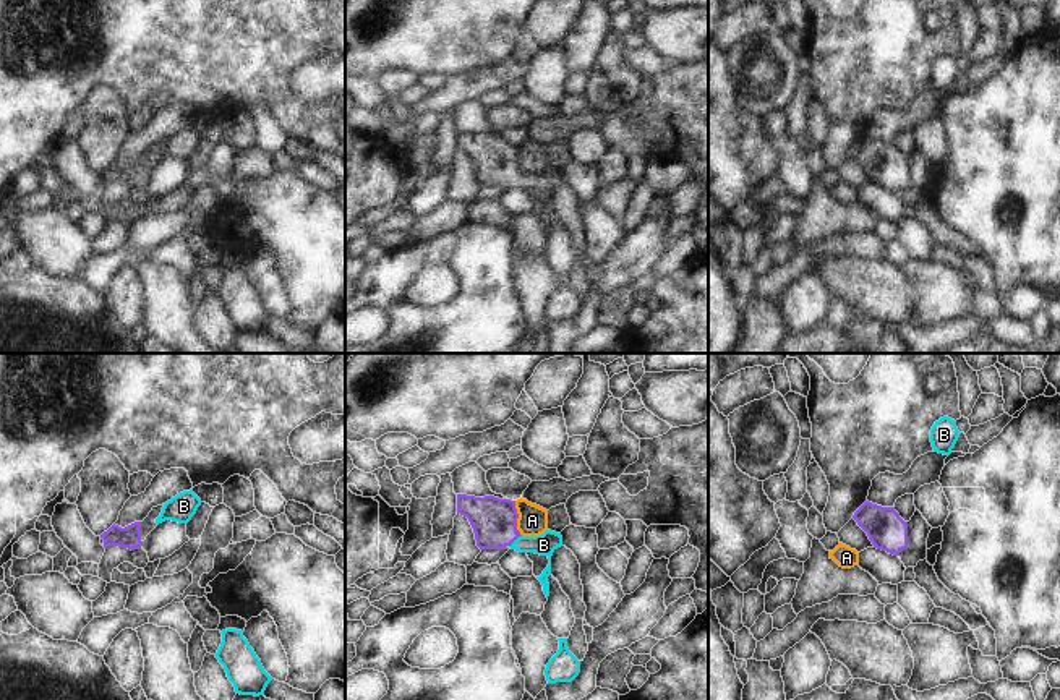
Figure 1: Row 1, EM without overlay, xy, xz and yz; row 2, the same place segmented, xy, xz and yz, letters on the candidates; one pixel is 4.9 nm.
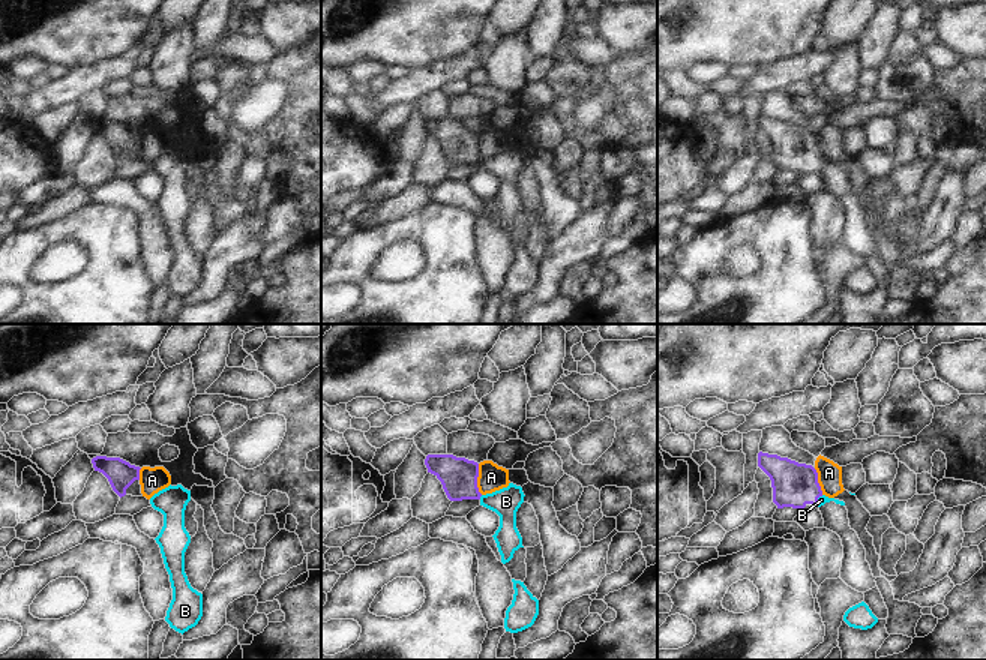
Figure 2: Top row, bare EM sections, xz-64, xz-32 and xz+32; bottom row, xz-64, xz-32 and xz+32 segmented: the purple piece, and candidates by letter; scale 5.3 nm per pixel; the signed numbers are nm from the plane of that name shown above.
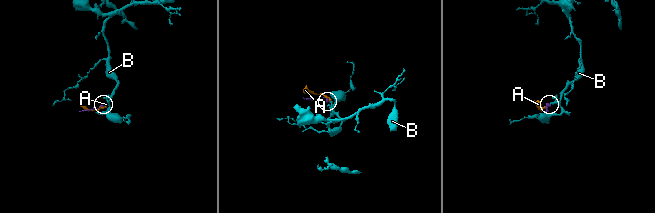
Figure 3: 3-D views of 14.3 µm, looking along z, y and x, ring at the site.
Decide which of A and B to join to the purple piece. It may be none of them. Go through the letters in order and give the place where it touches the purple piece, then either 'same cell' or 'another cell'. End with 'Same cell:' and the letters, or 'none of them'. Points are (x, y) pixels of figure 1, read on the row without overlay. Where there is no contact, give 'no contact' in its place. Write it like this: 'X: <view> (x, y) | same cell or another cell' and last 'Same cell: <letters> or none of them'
A: xz (517, 154) | another cell
B: xz (514, 177) | same cell
Same cell: B

